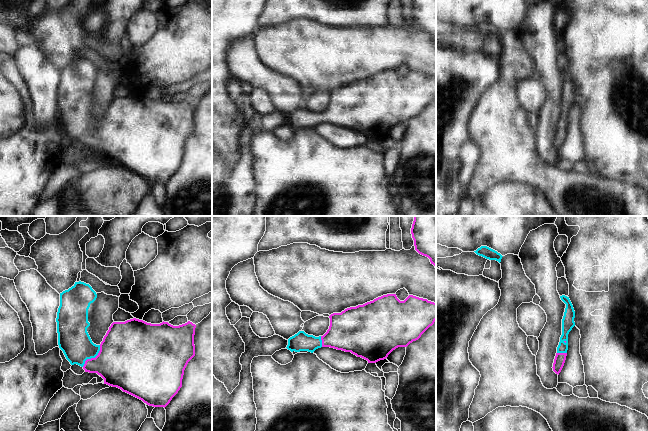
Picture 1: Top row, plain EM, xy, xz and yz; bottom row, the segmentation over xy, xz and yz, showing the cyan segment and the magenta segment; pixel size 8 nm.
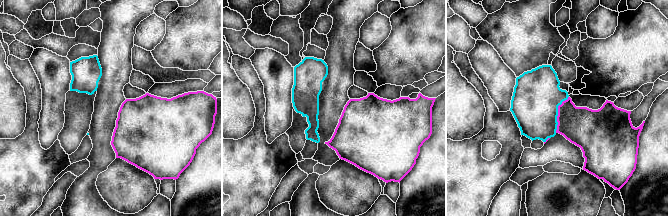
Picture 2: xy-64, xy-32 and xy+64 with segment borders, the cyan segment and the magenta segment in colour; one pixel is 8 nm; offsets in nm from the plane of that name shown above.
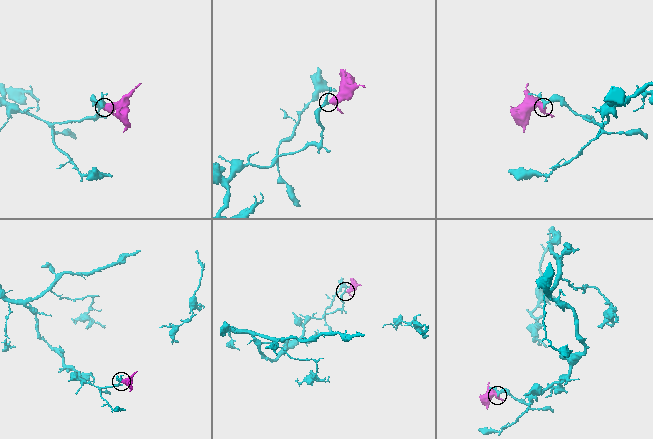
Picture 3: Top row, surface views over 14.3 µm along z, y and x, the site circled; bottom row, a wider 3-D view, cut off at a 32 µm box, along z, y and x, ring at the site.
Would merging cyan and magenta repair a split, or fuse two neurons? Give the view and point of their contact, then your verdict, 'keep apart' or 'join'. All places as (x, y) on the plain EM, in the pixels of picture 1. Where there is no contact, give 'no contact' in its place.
xy (93, 133) | join

